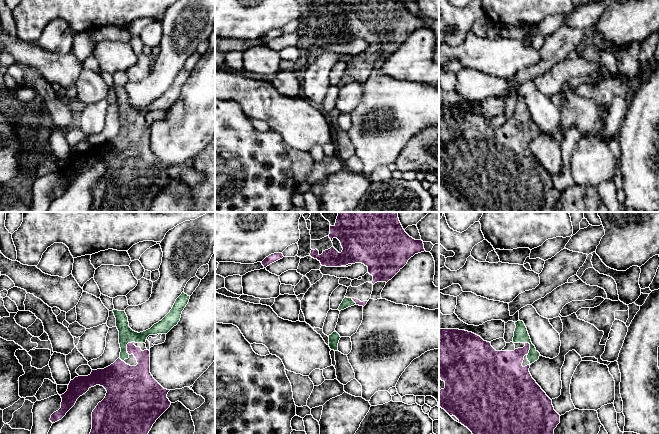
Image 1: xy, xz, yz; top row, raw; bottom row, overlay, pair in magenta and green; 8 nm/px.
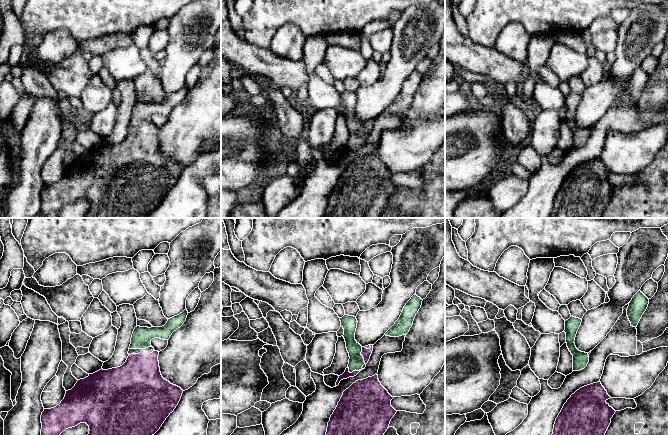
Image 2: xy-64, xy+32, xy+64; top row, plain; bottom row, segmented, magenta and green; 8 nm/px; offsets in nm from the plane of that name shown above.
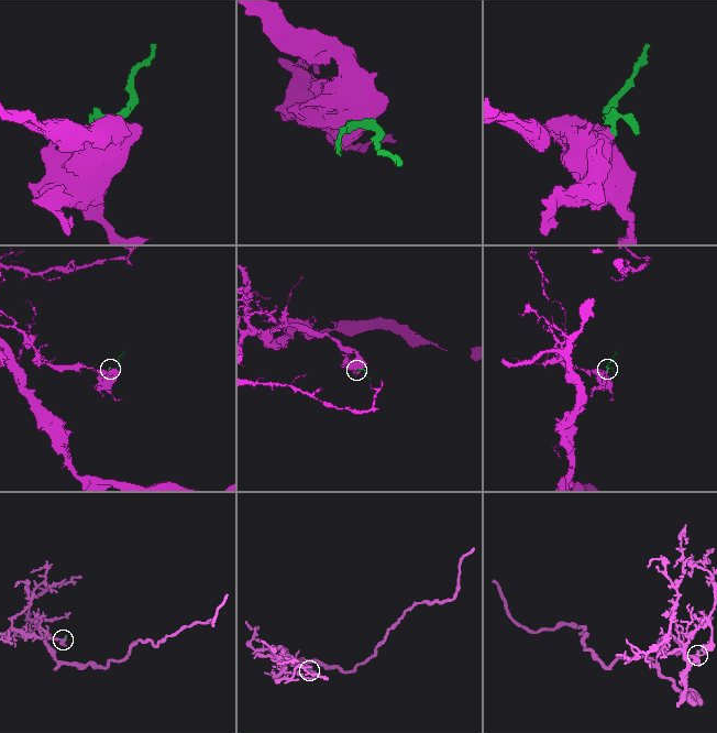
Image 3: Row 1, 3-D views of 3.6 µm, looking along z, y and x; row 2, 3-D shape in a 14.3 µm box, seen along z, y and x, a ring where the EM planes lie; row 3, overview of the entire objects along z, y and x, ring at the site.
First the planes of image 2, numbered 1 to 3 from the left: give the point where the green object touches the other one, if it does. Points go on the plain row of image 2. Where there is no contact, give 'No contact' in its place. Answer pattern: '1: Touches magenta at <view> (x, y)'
1: No contact
2: Touches magenta at xy+32 (361, 130)
3: No contact

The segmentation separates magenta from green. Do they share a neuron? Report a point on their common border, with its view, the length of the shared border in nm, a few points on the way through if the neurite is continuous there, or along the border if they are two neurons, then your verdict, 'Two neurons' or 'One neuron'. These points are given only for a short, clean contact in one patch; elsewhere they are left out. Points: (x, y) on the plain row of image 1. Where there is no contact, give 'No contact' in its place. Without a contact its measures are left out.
Touches magenta at xy (127, 120). Shared border 110 nm. Path across: xy (119, 150), (140, 141), (127, 120), (126, 111). One neuron

